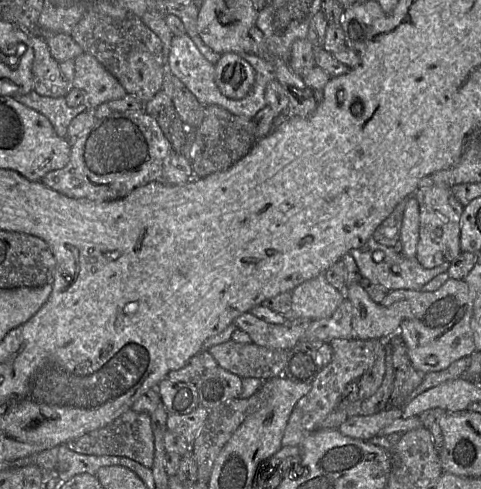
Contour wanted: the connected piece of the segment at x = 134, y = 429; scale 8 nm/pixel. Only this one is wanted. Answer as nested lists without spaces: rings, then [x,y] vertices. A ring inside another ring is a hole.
[[[132,409],[127,410],[108,425],[88,432],[65,444],[80,454],[127,457],[150,469],[154,462],[154,435],[150,414],[138,413]]]

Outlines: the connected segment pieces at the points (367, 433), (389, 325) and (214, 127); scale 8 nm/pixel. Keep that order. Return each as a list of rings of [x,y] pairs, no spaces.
[[[389,406],[385,410],[372,415],[356,415],[349,417],[338,428],[338,431],[348,437],[369,440],[384,427],[403,415],[401,407]]]
[[[360,283],[348,285],[344,297],[353,306],[354,338],[361,340],[387,340],[397,335],[401,322],[410,312],[408,301],[399,301],[388,307],[375,303]]]
[[[218,105],[206,106],[203,121],[195,129],[195,139],[191,143],[190,158],[193,174],[197,177],[205,177],[228,169],[245,156],[255,144],[257,139],[254,132],[253,118],[235,115]]]

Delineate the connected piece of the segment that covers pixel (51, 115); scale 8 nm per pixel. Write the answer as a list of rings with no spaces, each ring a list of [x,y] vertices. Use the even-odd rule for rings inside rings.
[[[34,90],[14,97],[20,103],[47,117],[59,137],[67,137],[67,128],[70,122],[77,115],[89,109],[87,103],[77,107],[70,107],[67,105],[65,97],[41,96]]]

